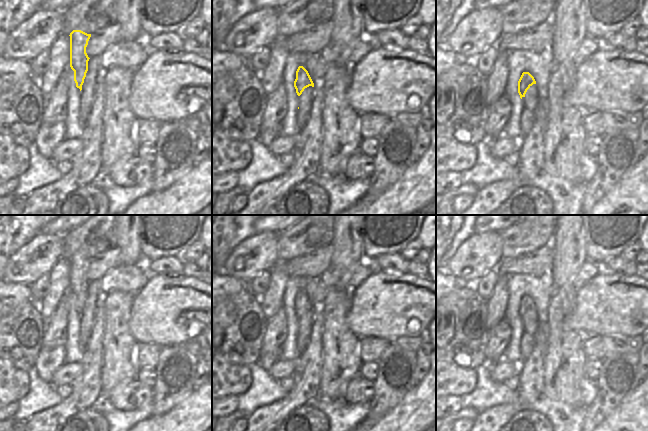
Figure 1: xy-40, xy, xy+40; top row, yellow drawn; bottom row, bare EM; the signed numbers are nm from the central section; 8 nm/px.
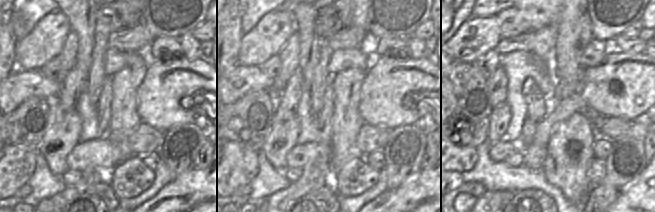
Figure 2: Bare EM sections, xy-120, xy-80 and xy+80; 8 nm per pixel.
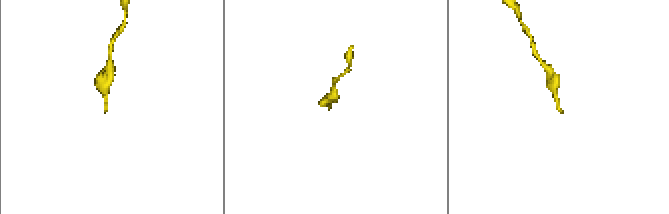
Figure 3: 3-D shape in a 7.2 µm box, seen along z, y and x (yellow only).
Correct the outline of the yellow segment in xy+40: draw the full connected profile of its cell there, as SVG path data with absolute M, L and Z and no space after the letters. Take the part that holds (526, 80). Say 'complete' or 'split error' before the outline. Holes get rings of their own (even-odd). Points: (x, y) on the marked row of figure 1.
split error; M523 72L518 81L518 93L522 100L522 109L534 111L538 105L538 87L534 77L529 72Z

